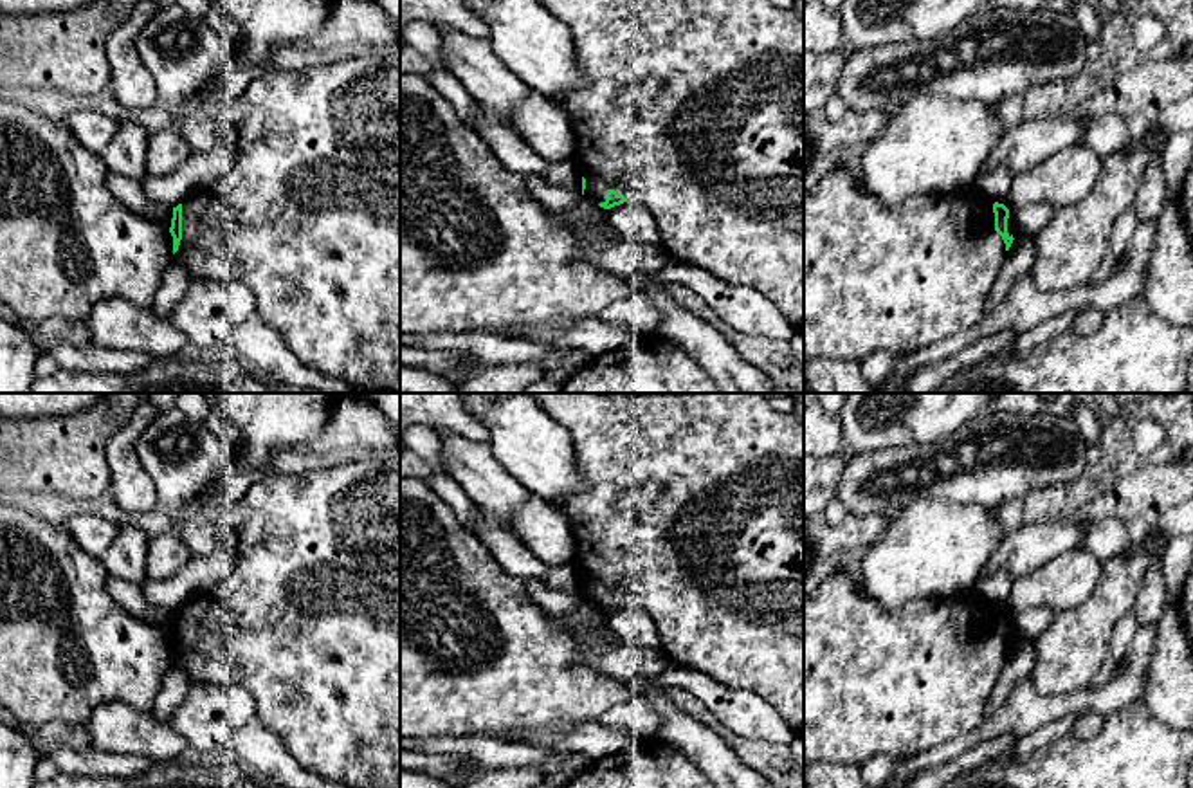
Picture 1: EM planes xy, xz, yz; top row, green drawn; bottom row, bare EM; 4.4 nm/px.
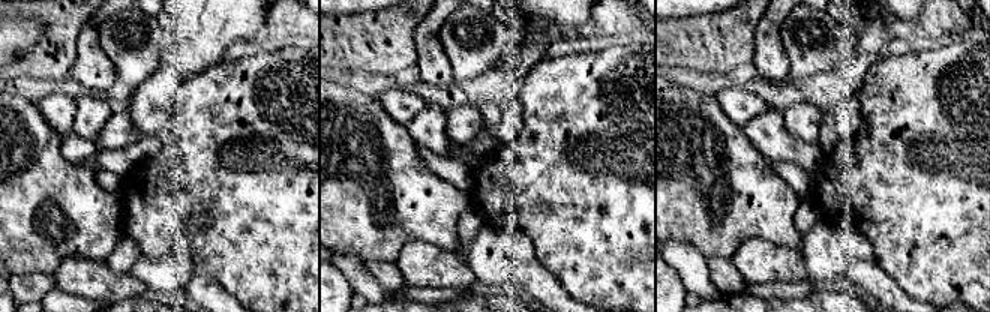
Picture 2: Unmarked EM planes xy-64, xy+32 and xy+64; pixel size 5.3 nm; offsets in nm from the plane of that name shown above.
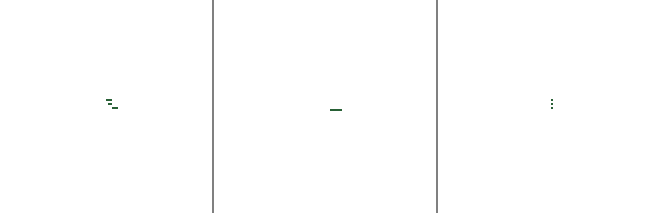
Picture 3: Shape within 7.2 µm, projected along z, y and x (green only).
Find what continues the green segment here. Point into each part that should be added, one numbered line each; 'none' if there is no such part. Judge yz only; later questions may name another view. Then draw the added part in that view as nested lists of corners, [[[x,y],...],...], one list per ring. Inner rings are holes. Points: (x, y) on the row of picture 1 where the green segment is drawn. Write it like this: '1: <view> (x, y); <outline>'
1: yz (898, 278); [[[840,164],[804,195],[804,364],[816,359],[863,362],[885,350],[908,355],[935,341],[970,330],[984,317],[988,296],[1007,251],[995,231],[993,204],[973,188],[953,193],[917,193],[888,206]]]

